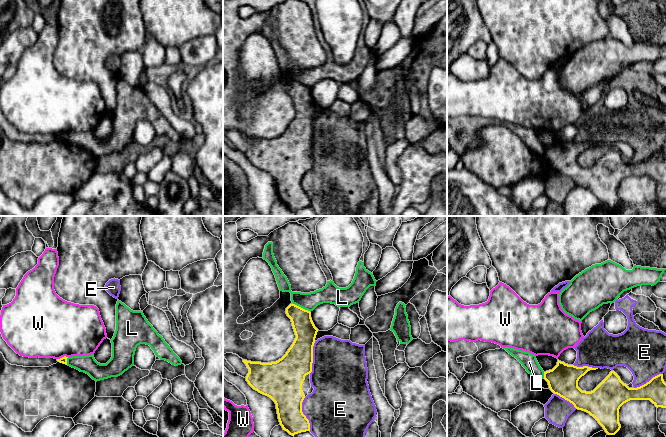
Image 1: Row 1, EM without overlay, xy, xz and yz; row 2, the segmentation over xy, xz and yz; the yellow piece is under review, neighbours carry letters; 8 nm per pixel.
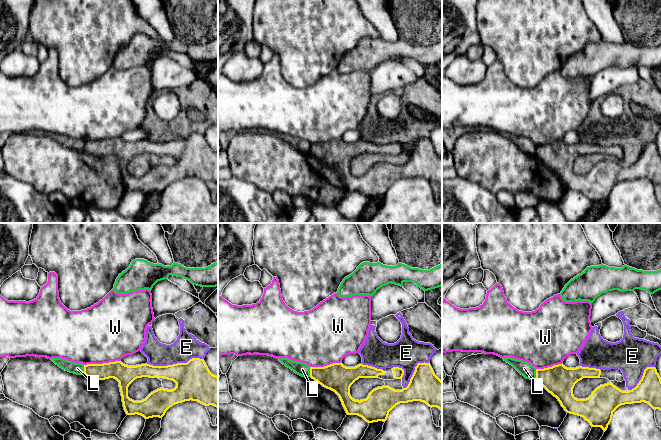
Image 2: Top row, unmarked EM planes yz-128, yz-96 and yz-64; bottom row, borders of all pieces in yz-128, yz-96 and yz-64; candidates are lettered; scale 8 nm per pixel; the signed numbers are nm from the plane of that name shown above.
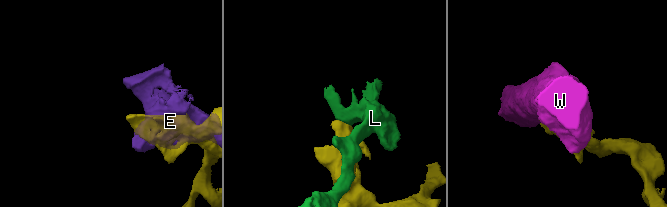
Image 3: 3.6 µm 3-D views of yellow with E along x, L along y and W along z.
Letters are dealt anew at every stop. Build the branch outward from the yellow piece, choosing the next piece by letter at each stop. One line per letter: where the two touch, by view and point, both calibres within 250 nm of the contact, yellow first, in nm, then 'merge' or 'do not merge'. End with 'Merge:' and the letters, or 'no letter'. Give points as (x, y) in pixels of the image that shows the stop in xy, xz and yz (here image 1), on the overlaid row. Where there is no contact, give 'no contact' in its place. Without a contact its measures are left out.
E: meets yellow in xz at (303, 414); 280 nm thick on the yellow side, 440 nm on the other; do not merge
L: meets yellow in xz at (302, 308); 170 nm thick on the yellow side, 140 nm on the other; do not merge
W: meets yellow in xy at (62, 357); 50 nm thick on the yellow side, 480 nm on the other; do not merge
Merge: no letter

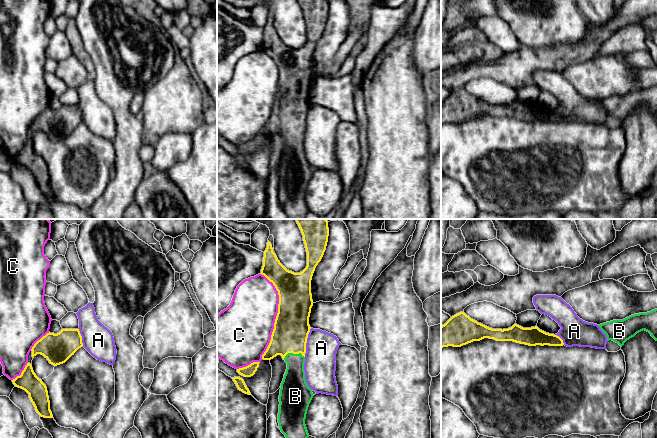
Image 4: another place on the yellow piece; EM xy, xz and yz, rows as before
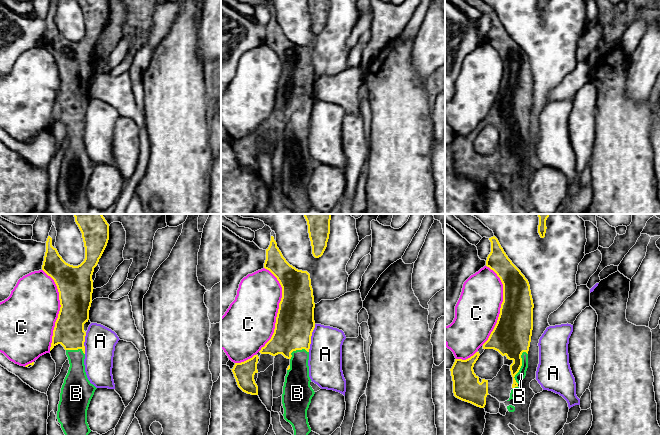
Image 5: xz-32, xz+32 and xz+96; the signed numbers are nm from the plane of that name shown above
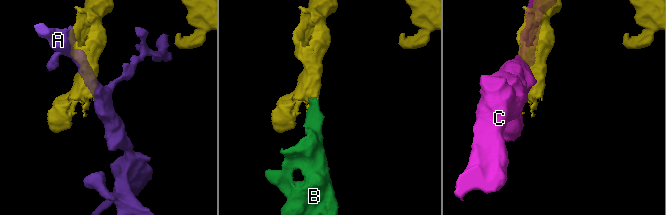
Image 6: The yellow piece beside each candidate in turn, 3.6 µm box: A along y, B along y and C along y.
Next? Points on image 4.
A: meets yellow in xz at (306, 342); 280 nm thick on the yellow side, 260 nm on the other; do not merge
B: meets yellow in xz at (293, 353); 280 nm thick on the yellow side, 190 nm on the other; merge
C: meets yellow in xz at (276, 316); 280 nm thick on the yellow side, 420 nm on the other; do not merge
Merge: B

